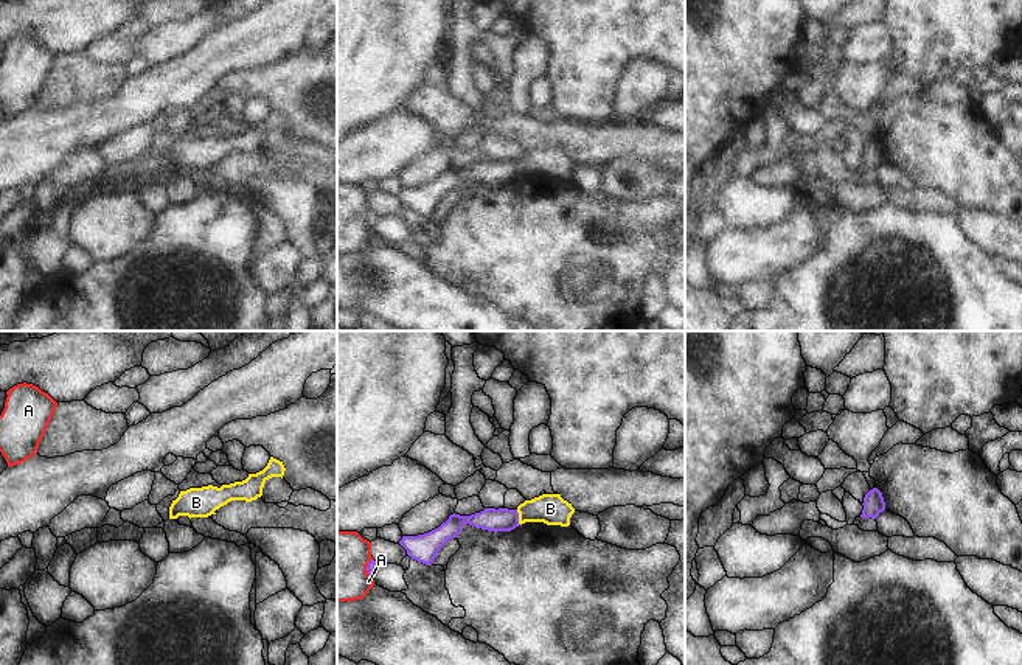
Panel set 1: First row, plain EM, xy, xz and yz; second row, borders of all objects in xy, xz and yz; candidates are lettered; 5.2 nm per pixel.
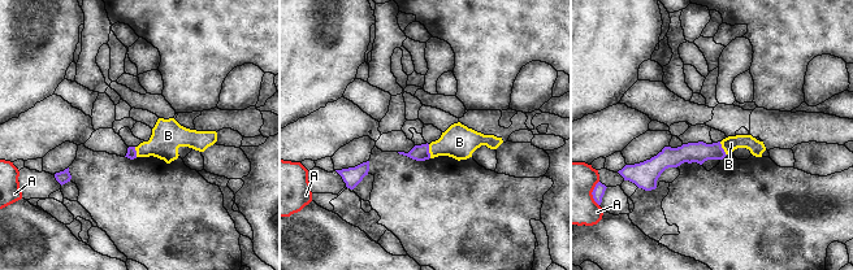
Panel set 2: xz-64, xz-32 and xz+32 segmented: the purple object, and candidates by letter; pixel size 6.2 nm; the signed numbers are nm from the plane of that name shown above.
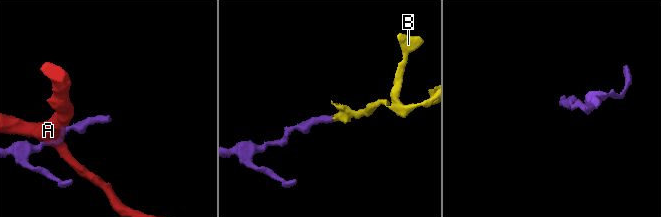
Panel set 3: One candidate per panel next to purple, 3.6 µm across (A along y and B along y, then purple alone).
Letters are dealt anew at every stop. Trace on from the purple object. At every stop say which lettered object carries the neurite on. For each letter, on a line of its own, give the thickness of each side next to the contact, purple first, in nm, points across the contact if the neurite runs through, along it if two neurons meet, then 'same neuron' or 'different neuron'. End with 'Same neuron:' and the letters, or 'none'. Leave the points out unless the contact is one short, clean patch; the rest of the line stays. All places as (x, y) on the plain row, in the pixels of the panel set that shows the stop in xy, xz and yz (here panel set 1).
A: 50/300 nm | along xz (371, 210), (367, 218), (367, 224), (371, 229) | different neuron
B: 120/160 nm | across xz (491, 171), (517, 170), (525, 163), (550, 160) | same neuron
Same neuron: B

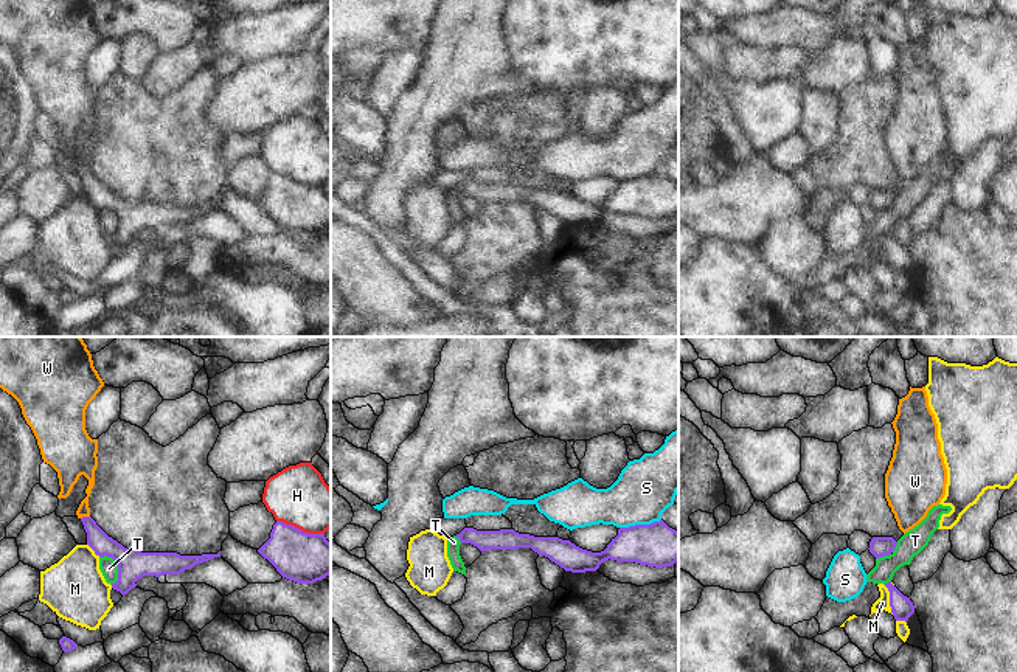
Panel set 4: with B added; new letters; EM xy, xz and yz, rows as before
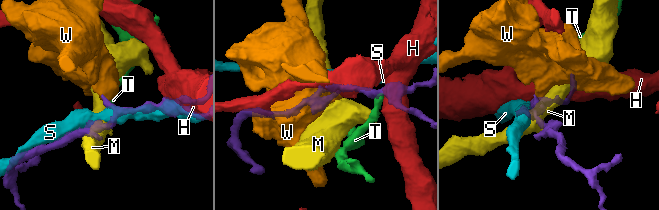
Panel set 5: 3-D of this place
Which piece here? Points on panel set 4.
H: 260/320 nm | different neuron
M: 110/70 nm | along yz (884, 238), (890, 247), (890, 263), (893, 266) | different neuron
S: 220/300 nm | different neuron
T: 160/90 nm | along xy (100, 208), (109, 208), (117, 216), (117, 233), (114, 236) | different neuron
W: 110/120 nm | along xy (89, 168), (81, 171) | different neuron
Same neuron: none

